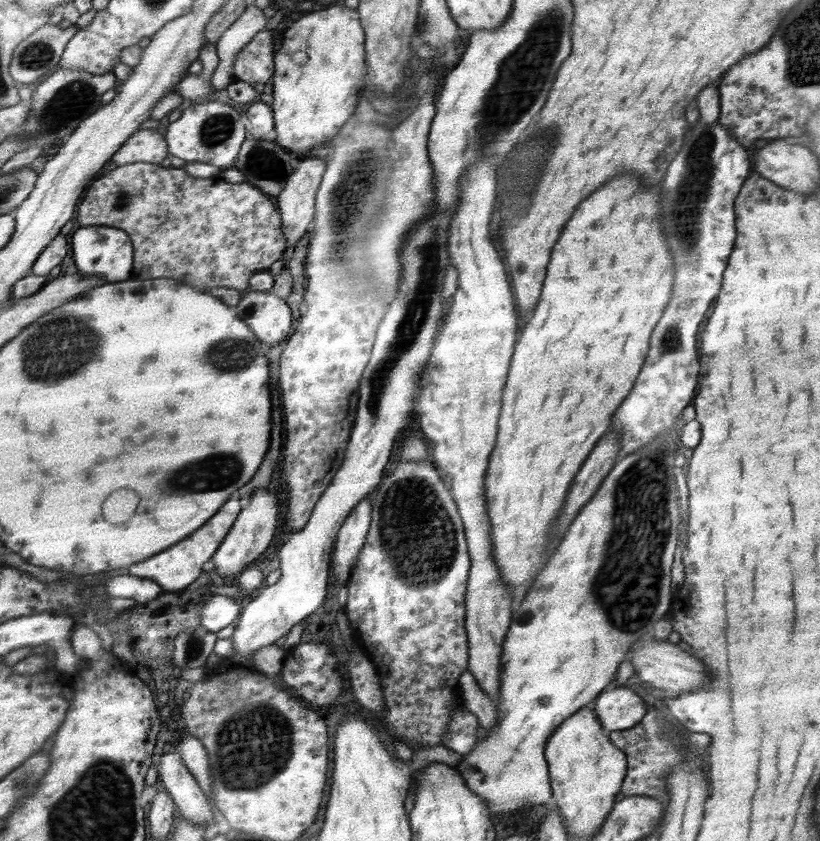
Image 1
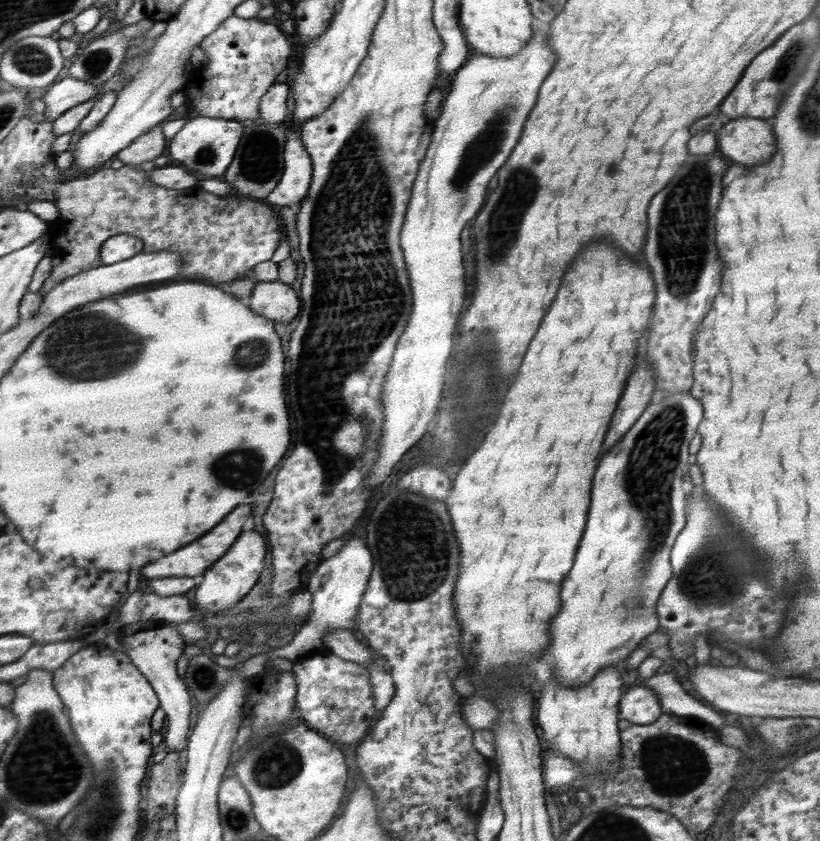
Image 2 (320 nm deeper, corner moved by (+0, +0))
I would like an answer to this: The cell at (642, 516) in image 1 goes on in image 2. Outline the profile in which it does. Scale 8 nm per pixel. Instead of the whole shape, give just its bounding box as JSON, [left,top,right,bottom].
[540,393,702,689]

